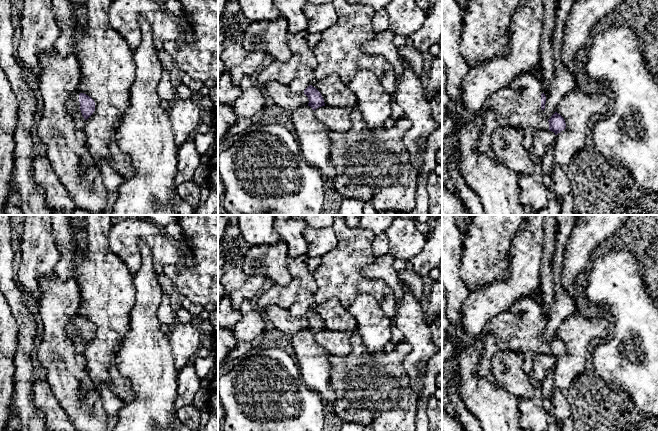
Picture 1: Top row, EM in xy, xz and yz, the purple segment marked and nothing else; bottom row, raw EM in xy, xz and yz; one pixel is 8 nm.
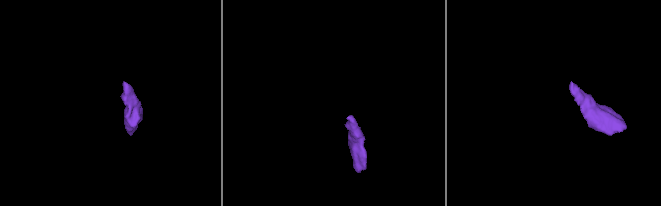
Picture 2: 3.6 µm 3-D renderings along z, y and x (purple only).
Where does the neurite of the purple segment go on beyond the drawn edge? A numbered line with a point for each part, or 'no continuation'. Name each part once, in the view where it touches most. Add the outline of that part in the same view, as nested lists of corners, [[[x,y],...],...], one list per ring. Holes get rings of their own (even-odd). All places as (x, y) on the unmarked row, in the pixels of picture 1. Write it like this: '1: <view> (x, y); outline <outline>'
1: xy (73, 328); outline [[[79,318],[71,320],[67,324],[67,332],[69,337],[73,340],[77,353],[83,354],[85,350],[85,343],[80,334]]]

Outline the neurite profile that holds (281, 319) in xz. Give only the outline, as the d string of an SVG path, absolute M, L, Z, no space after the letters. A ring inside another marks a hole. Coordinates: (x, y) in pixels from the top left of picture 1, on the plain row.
M269 305L265 308L265 312L274 328L290 337L309 327L308 321L304 317L291 316L288 309L277 305Z

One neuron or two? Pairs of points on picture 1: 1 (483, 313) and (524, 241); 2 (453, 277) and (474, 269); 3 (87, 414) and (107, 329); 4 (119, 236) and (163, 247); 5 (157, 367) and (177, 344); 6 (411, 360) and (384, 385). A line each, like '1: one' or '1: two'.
1: one
2: two
3: two
4: one
5: two
6: two

